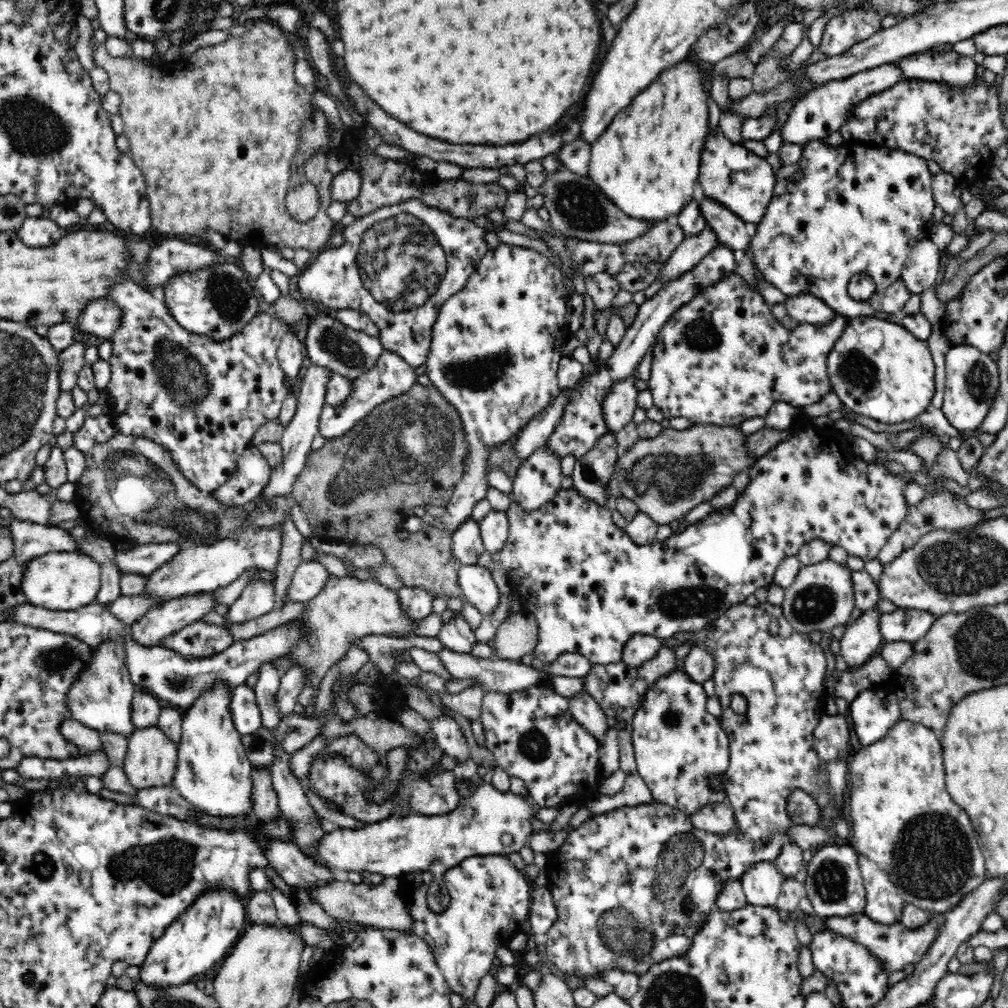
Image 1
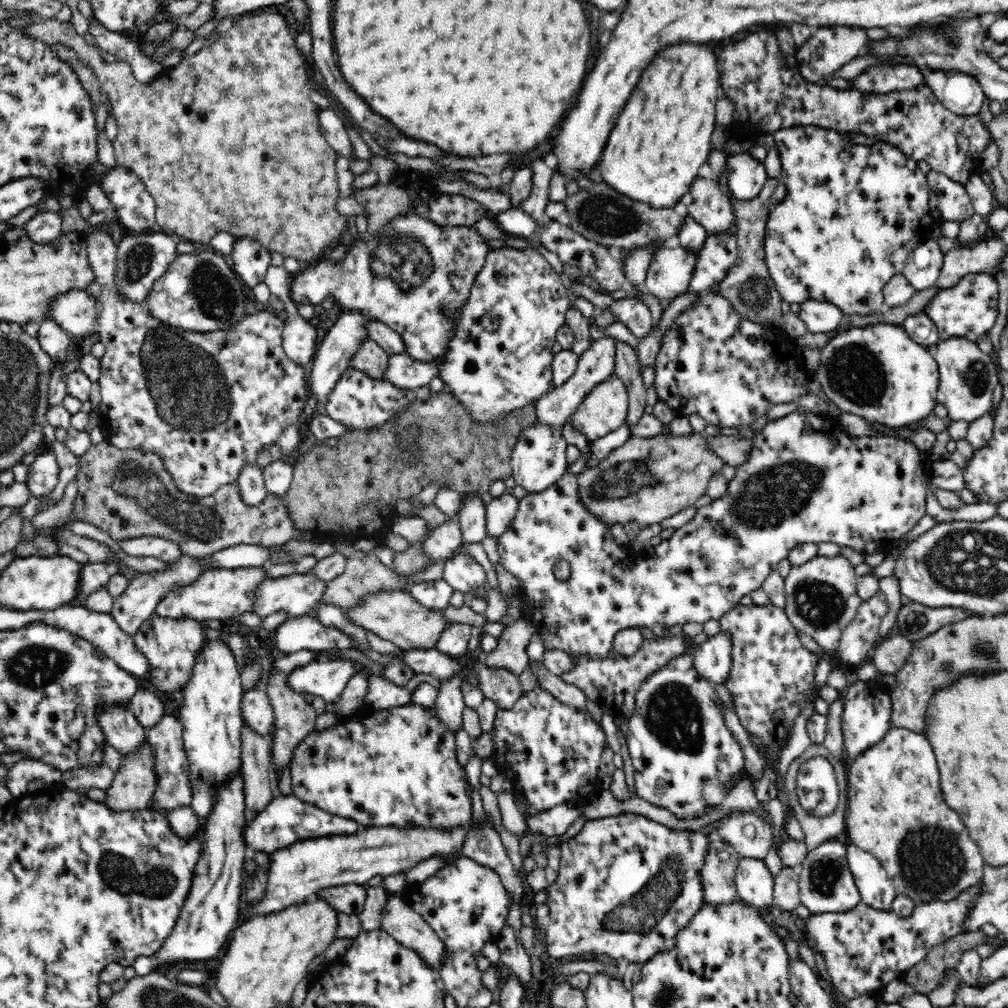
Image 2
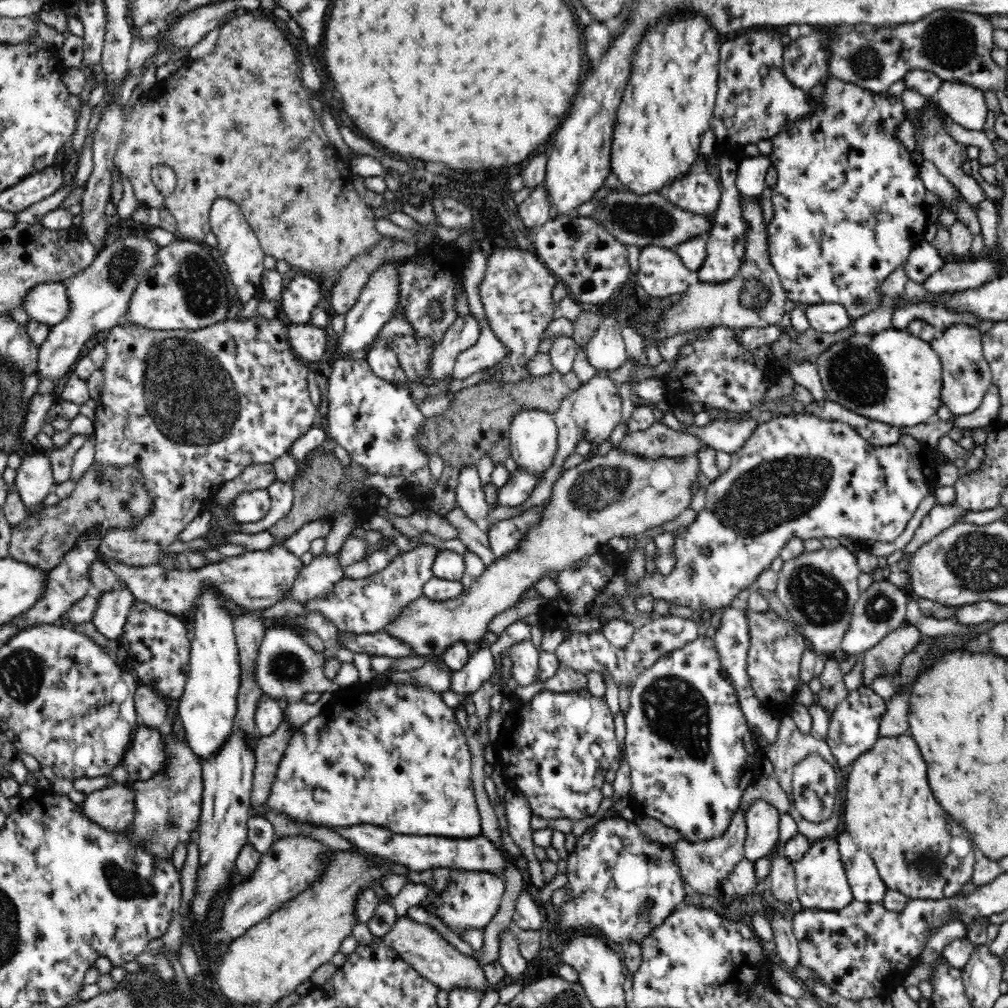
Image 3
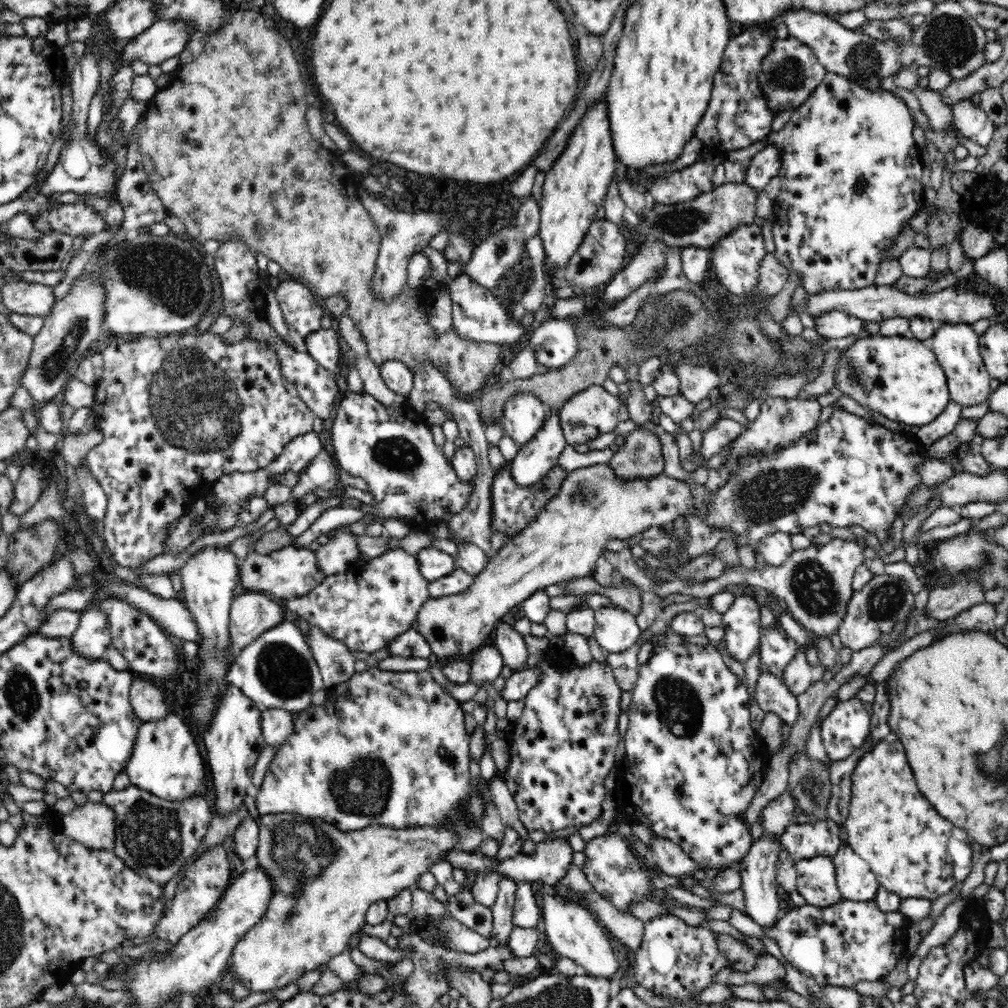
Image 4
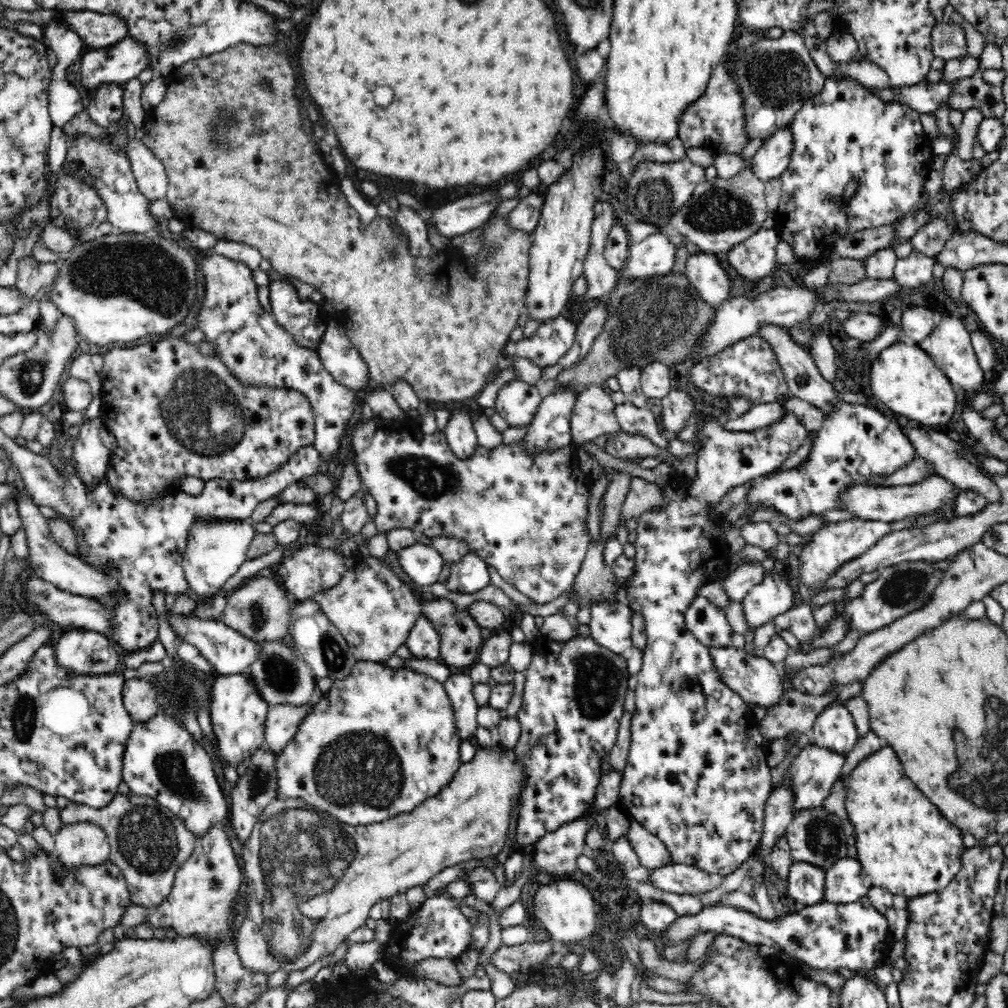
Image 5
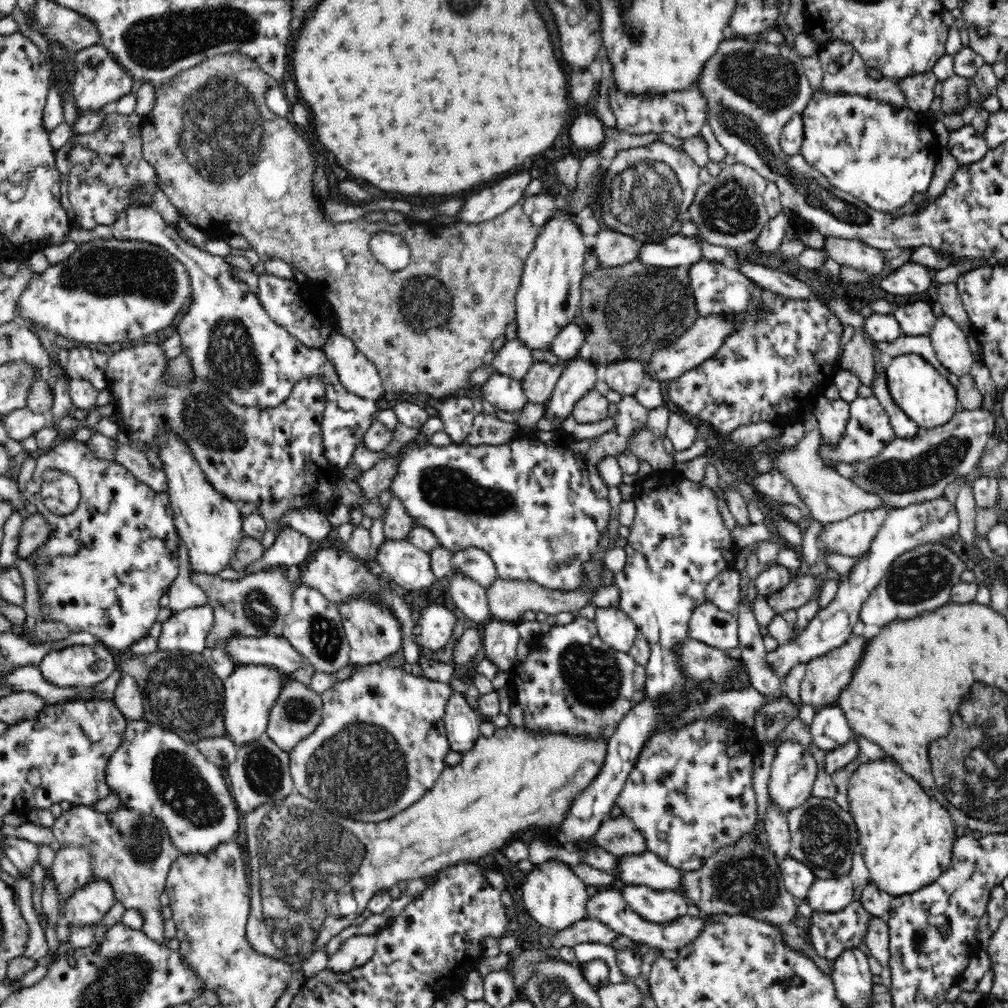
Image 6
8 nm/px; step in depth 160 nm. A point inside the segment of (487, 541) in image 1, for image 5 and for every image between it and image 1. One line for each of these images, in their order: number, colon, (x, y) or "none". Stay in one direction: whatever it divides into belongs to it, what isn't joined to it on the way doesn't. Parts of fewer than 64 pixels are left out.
2: (500, 512)
3: (517, 490)
4: (531, 464)
5: (550, 431)

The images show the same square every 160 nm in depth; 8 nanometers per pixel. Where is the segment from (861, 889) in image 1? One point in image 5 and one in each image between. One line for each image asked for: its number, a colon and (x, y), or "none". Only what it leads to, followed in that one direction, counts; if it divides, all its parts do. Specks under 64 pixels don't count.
2: (827, 885)
3: (822, 884)
4: (816, 877)
5: (805, 884)

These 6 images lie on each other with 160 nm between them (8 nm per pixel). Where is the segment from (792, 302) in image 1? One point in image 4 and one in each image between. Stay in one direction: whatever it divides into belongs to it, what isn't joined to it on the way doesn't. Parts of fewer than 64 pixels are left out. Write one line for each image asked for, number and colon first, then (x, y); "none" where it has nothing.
2: (818, 316)
3: (827, 317)
4: (835, 323)

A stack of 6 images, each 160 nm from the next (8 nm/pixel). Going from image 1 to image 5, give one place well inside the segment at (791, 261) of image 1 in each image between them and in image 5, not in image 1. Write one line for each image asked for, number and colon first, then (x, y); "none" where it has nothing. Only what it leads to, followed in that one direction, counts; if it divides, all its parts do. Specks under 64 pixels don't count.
2: (853, 213)
3: (849, 203)
4: (834, 223)
5: (844, 133)

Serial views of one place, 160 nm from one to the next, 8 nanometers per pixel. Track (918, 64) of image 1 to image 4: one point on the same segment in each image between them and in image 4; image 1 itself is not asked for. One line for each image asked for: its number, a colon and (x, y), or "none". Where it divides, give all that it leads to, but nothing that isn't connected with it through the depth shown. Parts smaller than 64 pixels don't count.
2: (960, 92)
3: (965, 104)
4: (972, 121)

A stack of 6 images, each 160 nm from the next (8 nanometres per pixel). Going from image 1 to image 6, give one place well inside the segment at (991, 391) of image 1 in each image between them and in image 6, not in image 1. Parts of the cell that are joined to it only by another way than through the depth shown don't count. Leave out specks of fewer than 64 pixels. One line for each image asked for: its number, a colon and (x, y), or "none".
2: (967, 376)
3: (966, 376)
4: (957, 348)
5: (949, 344)
6: (949, 340)

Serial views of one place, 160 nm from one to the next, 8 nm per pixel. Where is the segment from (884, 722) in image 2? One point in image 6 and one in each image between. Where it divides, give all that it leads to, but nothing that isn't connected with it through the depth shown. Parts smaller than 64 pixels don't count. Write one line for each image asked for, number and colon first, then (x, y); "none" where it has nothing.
3: (855, 728)
4: (848, 726)
5: (835, 730)
6: (830, 729)

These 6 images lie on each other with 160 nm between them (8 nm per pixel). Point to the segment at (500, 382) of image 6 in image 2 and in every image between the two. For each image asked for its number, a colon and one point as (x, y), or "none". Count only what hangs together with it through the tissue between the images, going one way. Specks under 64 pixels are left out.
2: (539, 459)
3: (533, 435)
4: (524, 416)
5: (517, 402)

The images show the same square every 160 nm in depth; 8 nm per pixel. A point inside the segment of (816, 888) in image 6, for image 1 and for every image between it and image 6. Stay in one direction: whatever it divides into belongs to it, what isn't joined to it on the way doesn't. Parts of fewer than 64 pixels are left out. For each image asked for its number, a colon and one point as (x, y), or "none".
1: (884, 905)
2: (876, 889)
3: (867, 885)
4: (856, 881)
5: (846, 881)

